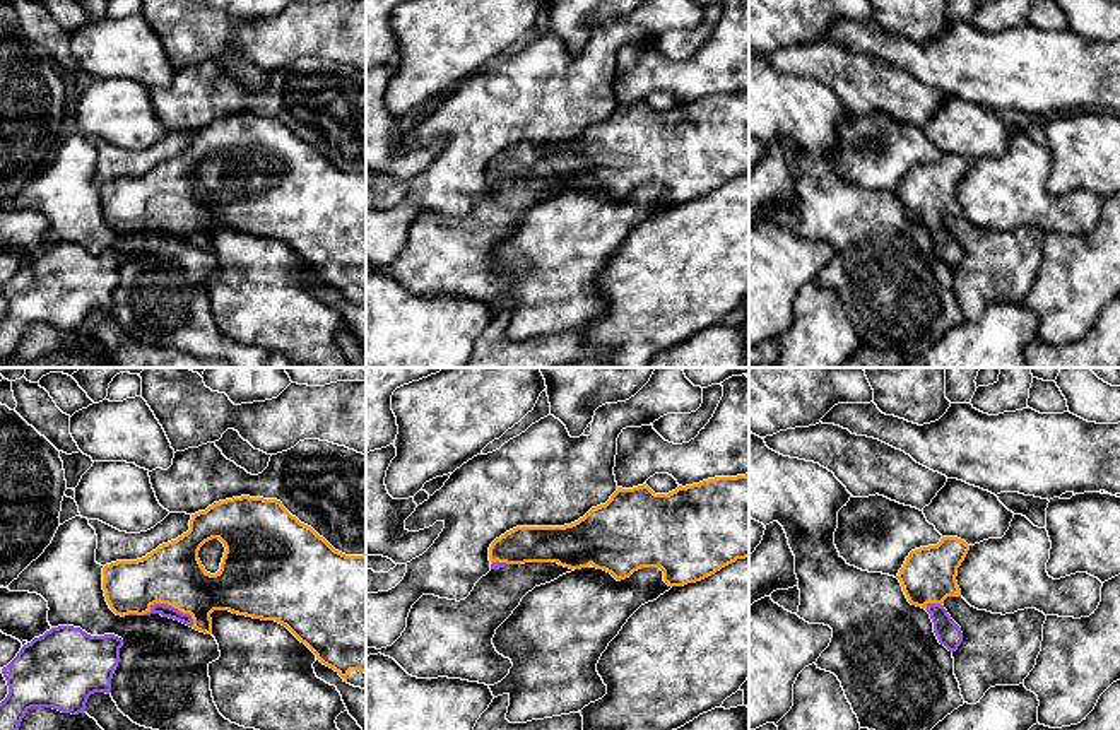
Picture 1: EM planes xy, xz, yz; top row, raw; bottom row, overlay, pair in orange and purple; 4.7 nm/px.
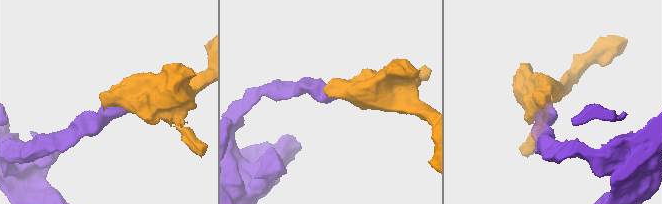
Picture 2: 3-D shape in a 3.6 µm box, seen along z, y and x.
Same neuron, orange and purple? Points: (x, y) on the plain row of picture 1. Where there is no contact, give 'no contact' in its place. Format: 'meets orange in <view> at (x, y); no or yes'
meets orange in xy at (171, 223); yes

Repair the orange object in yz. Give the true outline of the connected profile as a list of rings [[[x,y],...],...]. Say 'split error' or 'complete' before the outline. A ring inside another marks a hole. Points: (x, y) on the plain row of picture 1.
split error; [[[942,154],[937,162],[911,168],[896,193],[908,219],[930,231],[939,260],[949,268],[958,267],[963,250],[944,226],[944,217],[961,214],[956,193],[968,168],[964,157]]]

